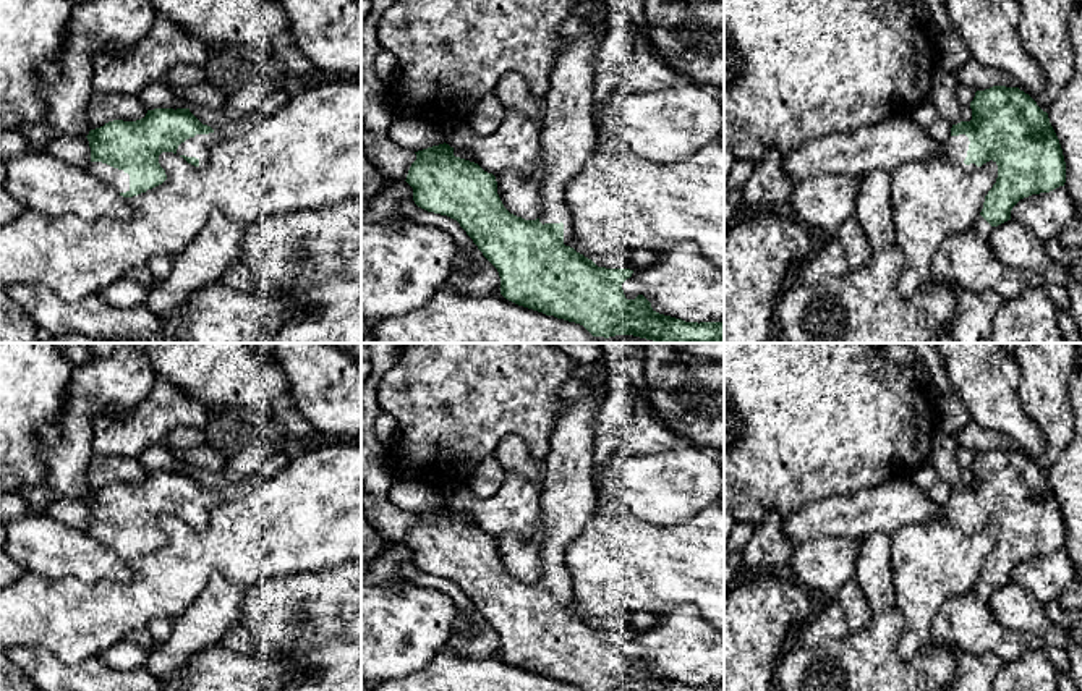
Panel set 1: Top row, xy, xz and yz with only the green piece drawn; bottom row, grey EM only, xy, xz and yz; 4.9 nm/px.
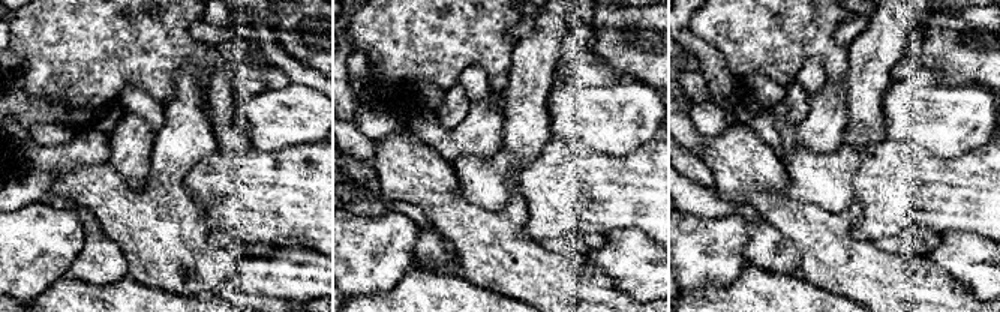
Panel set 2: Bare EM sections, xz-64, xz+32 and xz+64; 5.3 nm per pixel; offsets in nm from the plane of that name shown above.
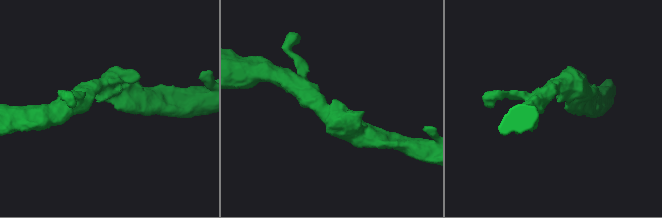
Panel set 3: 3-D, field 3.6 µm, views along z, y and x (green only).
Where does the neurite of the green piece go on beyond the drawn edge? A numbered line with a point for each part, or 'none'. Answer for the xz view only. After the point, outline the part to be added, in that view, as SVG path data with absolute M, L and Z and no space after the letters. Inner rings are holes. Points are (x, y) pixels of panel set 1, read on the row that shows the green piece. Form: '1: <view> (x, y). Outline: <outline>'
1: xz (569, 136). Outline: M594 0L596 13L586 18L588 32L565 40L551 73L551 89L541 100L543 126L538 168L543 170L539 222L564 223L564 244L575 240L570 209L564 202L565 184L580 173L598 149L593 113L593 87L599 49L609 34L606 0Z

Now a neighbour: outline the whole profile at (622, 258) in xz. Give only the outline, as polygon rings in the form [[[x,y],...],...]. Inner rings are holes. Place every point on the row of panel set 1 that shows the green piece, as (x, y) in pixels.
[[[617,249],[611,254],[606,256],[594,256],[591,261],[598,267],[606,267],[606,269],[630,269],[637,270],[635,257],[633,257],[633,249]]]

